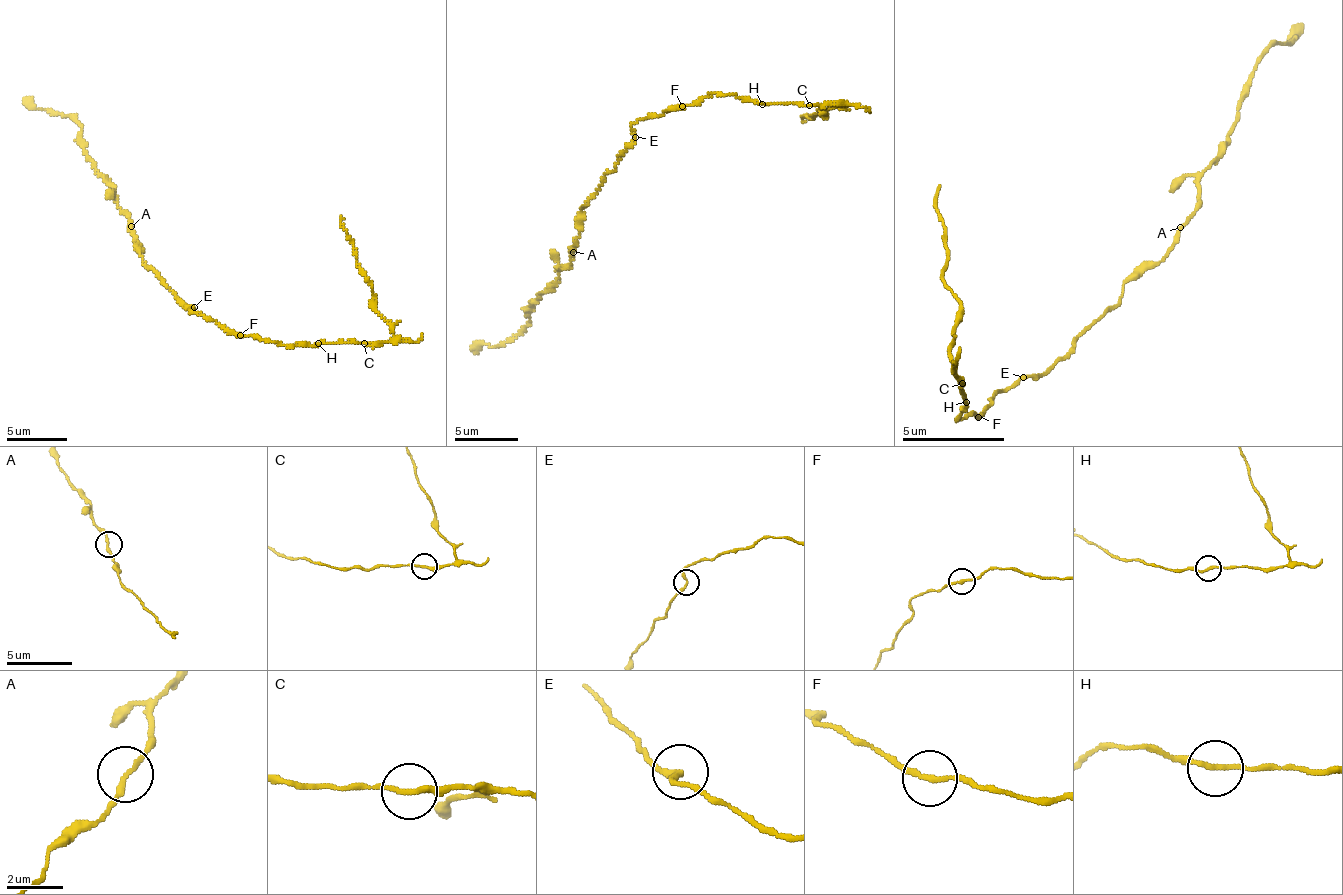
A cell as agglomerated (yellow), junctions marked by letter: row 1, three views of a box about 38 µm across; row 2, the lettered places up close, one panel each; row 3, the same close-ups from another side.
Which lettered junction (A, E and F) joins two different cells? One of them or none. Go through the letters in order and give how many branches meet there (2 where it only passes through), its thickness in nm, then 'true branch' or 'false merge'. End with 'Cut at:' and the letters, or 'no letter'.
A: 2 branches meet; 190 nm thick; true branch
E: 2 branches meet; 190 nm thick; true branch
F: 2 branches meet; 190 nm thick; true branch
Cut at: no letter

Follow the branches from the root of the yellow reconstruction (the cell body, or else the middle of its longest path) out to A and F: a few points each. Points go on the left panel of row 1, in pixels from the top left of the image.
A: (194, 310), (146, 265), (140, 254), (142, 246), (131, 234), (131, 226)
F: (194, 310), (190, 311), (216, 320), (239, 336)

